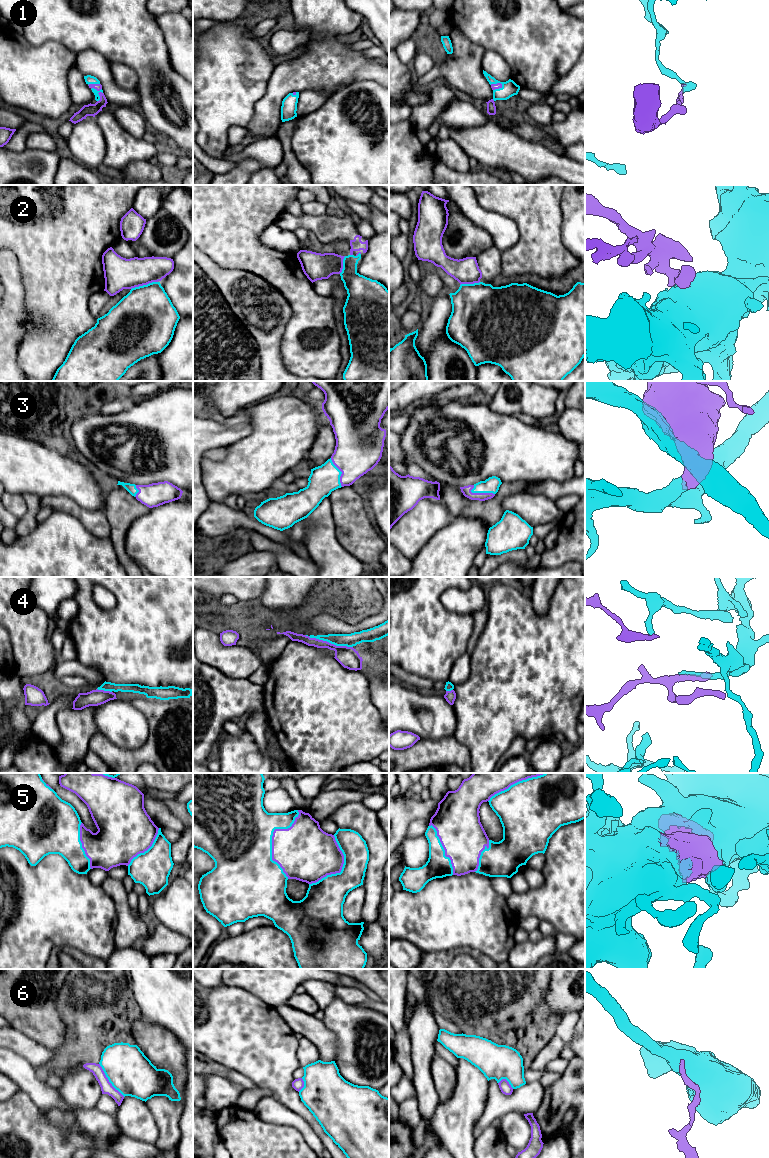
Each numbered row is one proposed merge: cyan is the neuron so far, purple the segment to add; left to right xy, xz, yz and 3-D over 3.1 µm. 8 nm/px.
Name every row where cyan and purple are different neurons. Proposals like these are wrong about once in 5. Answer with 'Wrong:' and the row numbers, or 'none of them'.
Wrong: 4, 6

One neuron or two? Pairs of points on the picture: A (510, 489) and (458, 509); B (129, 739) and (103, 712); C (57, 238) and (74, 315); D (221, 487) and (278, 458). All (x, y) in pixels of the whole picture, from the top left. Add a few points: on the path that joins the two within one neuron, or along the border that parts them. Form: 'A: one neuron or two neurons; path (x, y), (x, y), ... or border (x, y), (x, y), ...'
A: one neuron; path (497, 499), (487, 509), (471, 509)
B: one neuron; path (123, 732), (110, 719)
C: one neuron; path (59, 257), (59, 296)
D: one neuron; path (235, 474), (246, 469), (259, 458), (264, 458)

